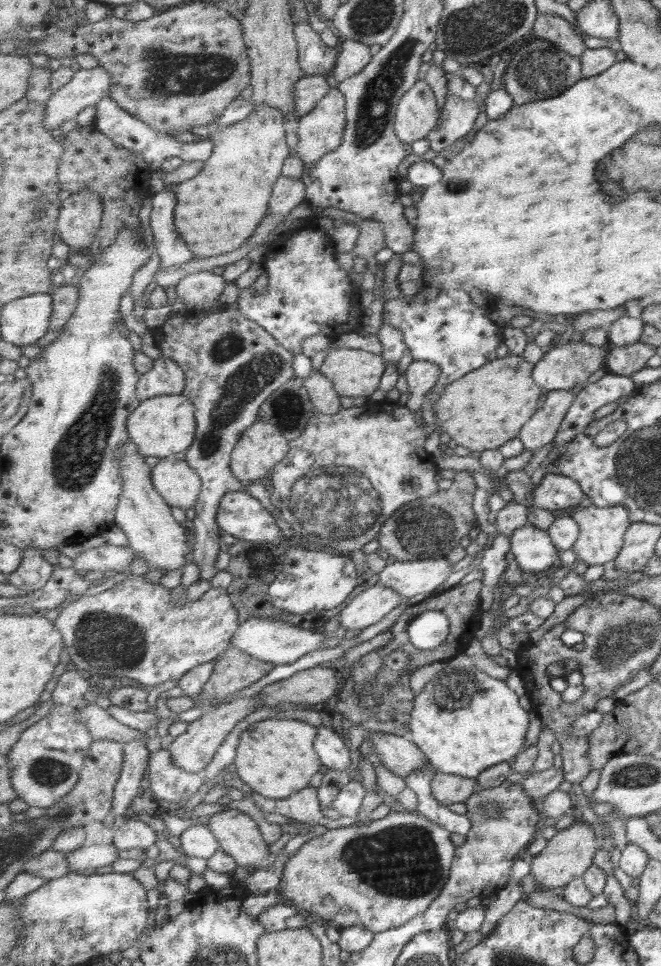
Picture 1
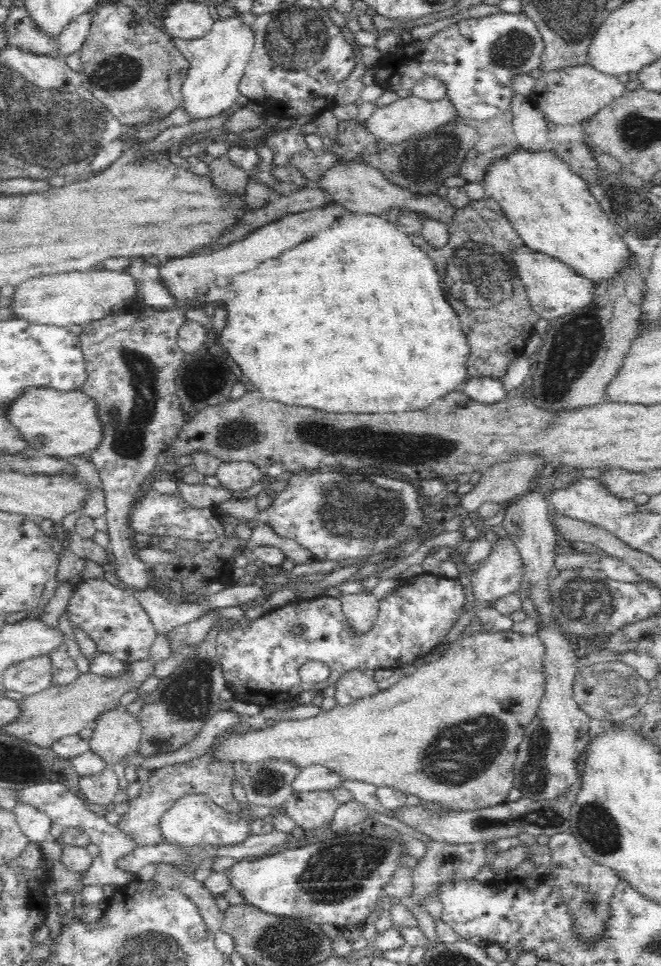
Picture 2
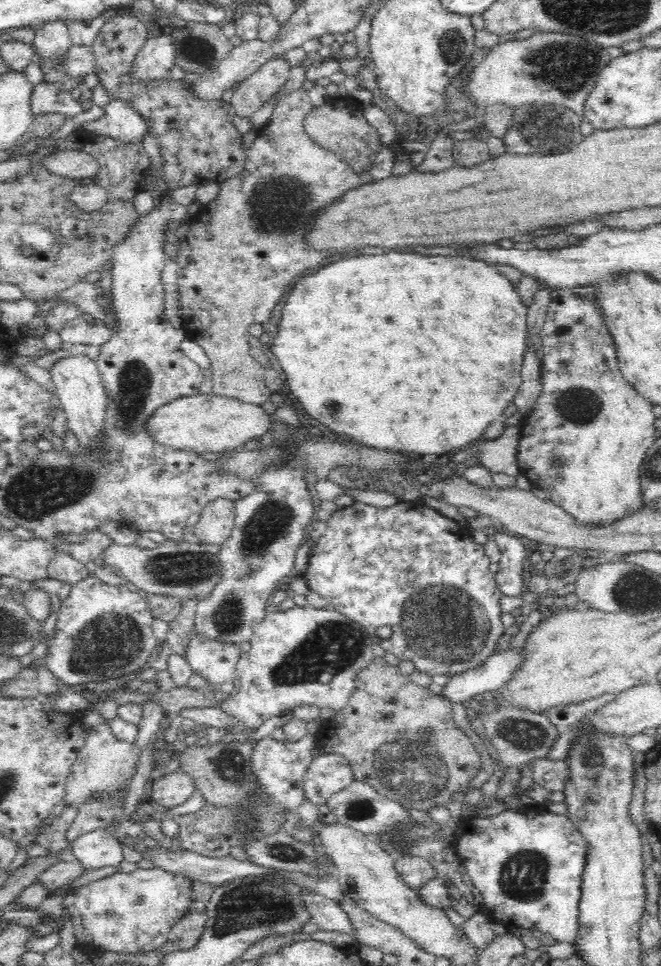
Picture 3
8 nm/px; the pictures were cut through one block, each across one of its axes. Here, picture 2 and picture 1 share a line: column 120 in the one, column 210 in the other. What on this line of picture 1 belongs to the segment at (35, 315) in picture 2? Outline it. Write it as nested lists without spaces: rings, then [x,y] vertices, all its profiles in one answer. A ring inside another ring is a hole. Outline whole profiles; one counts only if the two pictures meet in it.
[[[195,272],[183,278],[176,287],[178,298],[186,305],[220,304],[220,298],[228,286],[227,279],[213,272]]]

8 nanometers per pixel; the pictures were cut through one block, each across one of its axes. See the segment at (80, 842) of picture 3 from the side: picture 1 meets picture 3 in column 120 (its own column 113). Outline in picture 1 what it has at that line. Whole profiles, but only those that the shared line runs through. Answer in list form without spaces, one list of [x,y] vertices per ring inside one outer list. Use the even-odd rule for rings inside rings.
[[[113,841],[109,845],[93,844],[79,847],[67,854],[70,869],[81,872],[87,868],[111,866],[115,860],[119,860],[118,849]]]

